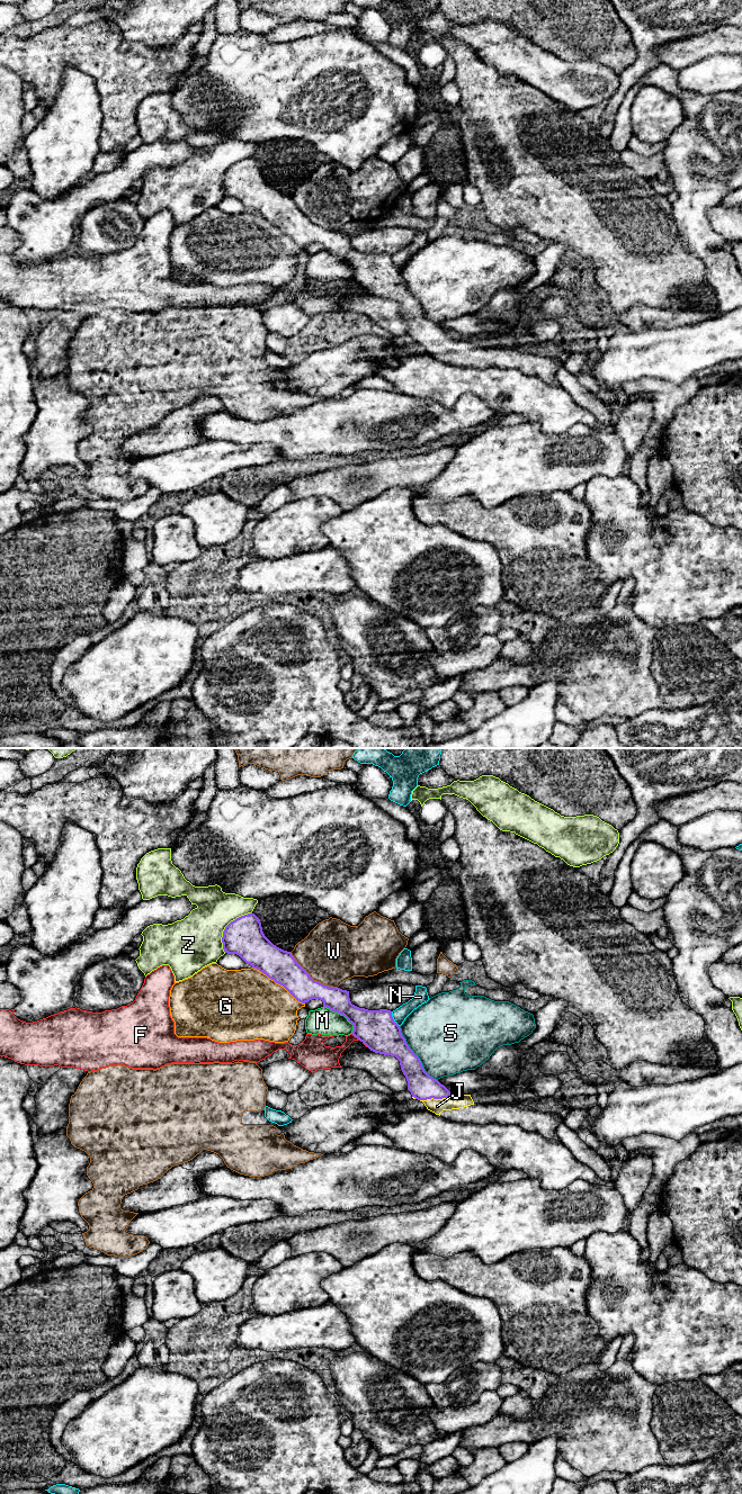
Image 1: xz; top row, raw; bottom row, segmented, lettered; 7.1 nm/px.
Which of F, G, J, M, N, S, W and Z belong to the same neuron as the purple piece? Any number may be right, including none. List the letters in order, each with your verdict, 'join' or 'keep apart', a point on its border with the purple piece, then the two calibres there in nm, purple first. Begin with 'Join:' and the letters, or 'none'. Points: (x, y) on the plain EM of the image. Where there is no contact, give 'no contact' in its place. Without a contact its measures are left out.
Join: J
F: keep apart; contact xz (356, 280); calibres 280 and 150 nm
G: keep apart; contact xz (278, 227); calibres 220 and 480 nm
J: join; contact xz (436, 342); calibres 190 and 100 nm
M: keep apart; contact xz (342, 258); calibres 260 and 190 nm
N: keep apart; contact xz (393, 263); calibres 280 and 100 nm
S: keep apart; contact xz (414, 298); calibres 240 and 480 nm
W: keep apart; contact xz (311, 222); calibres 220 and 440 nm
Z: keep apart; contact xz (225, 171); calibres 280 and 380 nm

